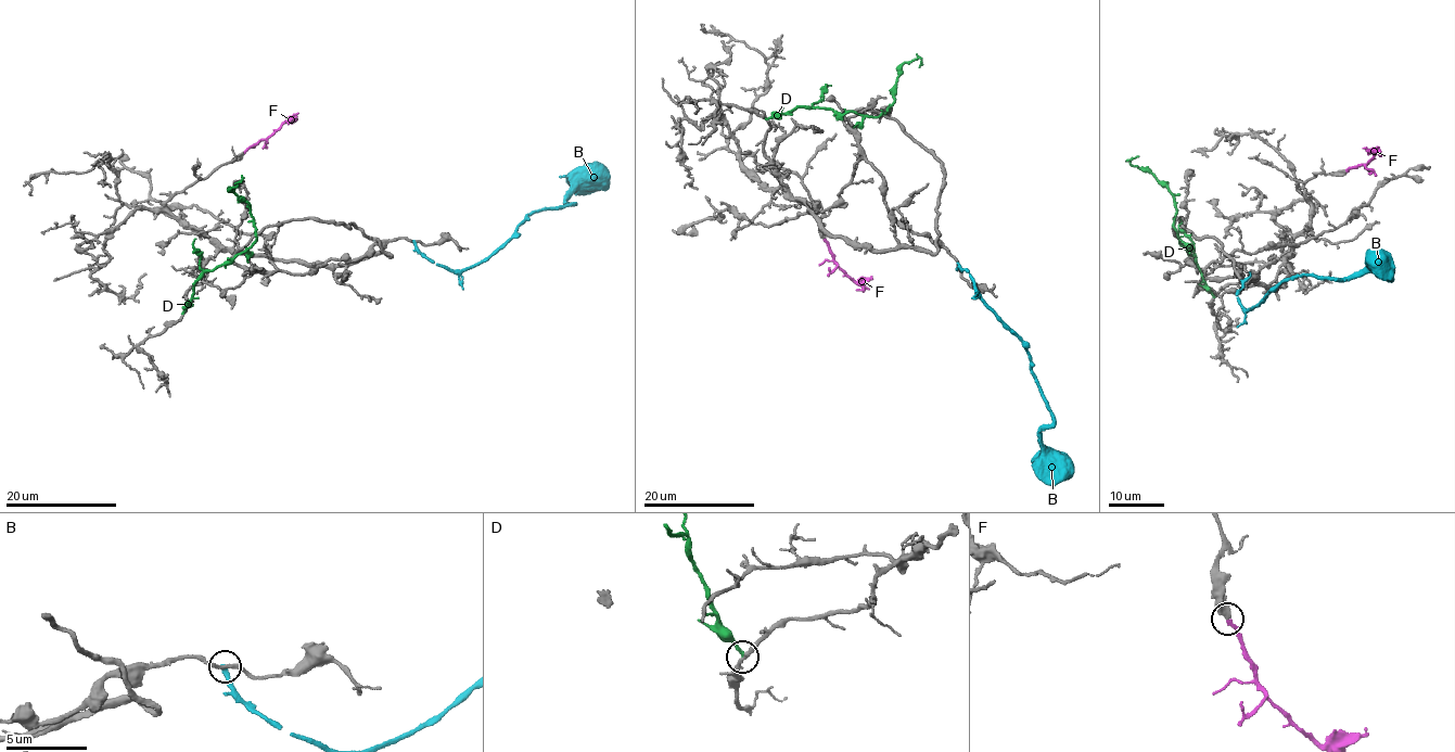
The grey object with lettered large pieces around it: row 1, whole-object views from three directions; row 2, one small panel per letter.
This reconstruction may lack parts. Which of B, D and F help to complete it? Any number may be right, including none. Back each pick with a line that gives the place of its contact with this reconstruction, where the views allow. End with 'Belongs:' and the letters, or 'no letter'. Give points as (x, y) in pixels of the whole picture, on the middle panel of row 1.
F: contact (824, 239)
Belongs: F

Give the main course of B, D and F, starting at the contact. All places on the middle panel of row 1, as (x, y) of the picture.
B: (958, 268), (969, 270), (974, 290), (1028, 354), (1053, 420), (1042, 429), (1041, 444), (1068, 479)
D: (765, 118), (812, 106), (878, 116), (888, 112), (894, 100), (900, 66), (920, 58), (918, 66)
F: (824, 239), (834, 263), (846, 275), (855, 281), (872, 278)

